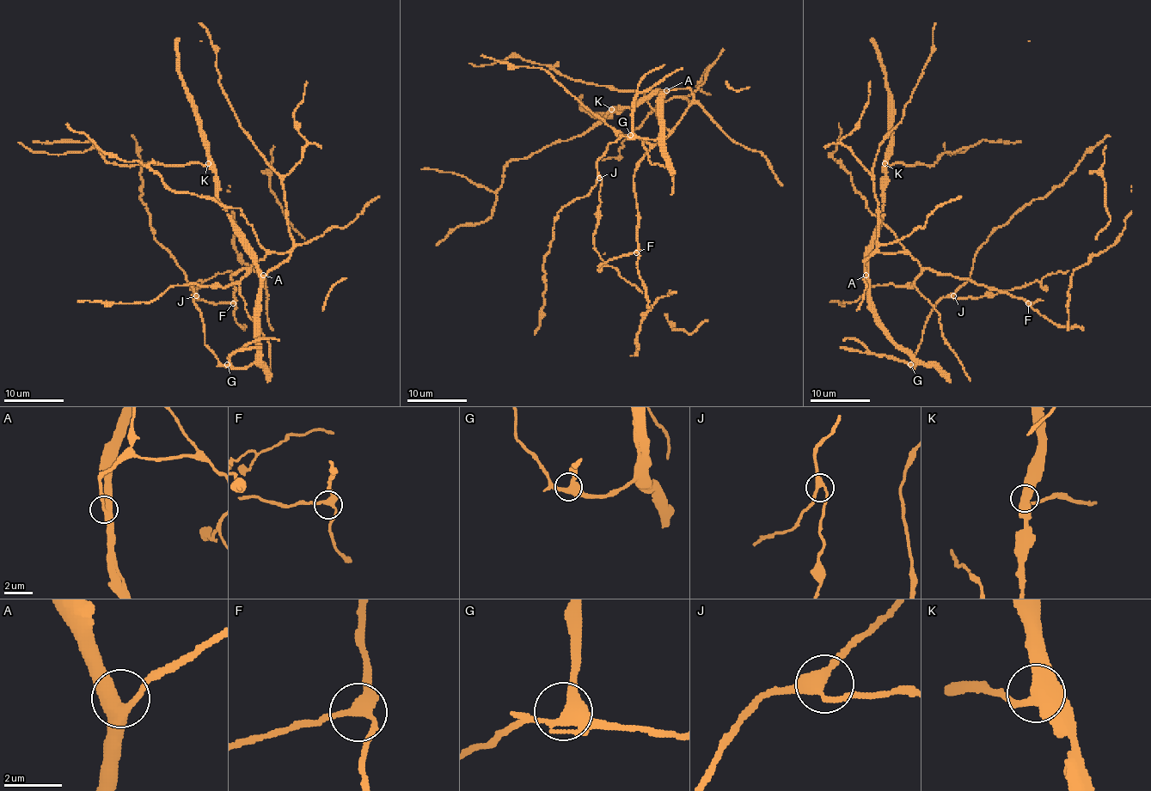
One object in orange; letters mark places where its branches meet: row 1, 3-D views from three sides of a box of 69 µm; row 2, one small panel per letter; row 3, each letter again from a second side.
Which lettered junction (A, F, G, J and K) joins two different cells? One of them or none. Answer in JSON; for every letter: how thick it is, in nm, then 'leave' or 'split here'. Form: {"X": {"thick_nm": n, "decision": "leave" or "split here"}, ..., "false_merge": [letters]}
{"A": {"thick_nm": 400, "decision": "leave"}, "F": {"thick_nm": 300, "decision": "leave"}, "G": {"thick_nm": 380, "decision": "leave"}, "J": {"thick_nm": 320, "decision": "leave"}, "K": {"thick_nm": 440, "decision": "split here"}, "false_merge": ["K"]}

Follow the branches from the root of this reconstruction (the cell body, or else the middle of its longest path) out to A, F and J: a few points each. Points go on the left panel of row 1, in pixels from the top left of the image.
A: (233, 366), (245, 368), (255, 360), (257, 305), (260, 301), (260, 278), (263, 275)
F: (233, 366), (245, 368), (255, 360), (260, 281), (290, 254), (269, 252), (233, 273), (233, 303)
J: (233, 366), (224, 366), (205, 343), (205, 325), (201, 313), (194, 303), (196, 295)

